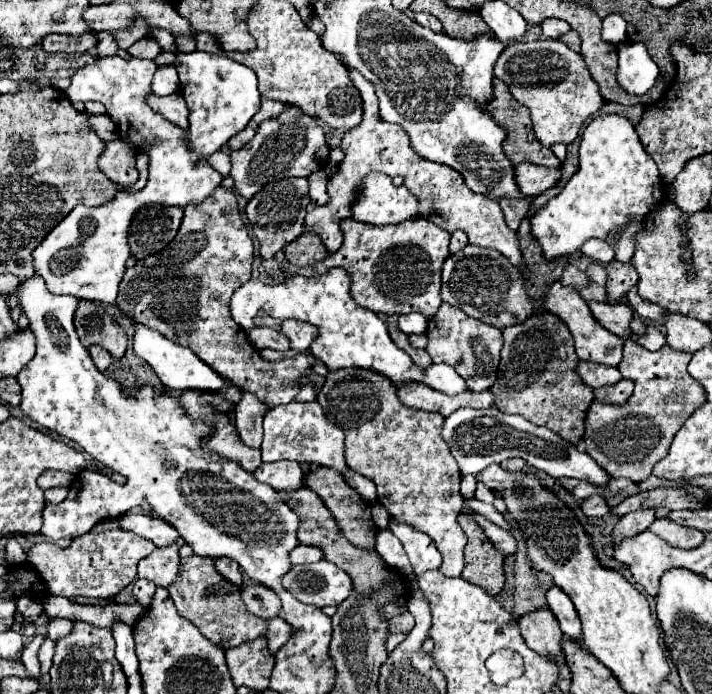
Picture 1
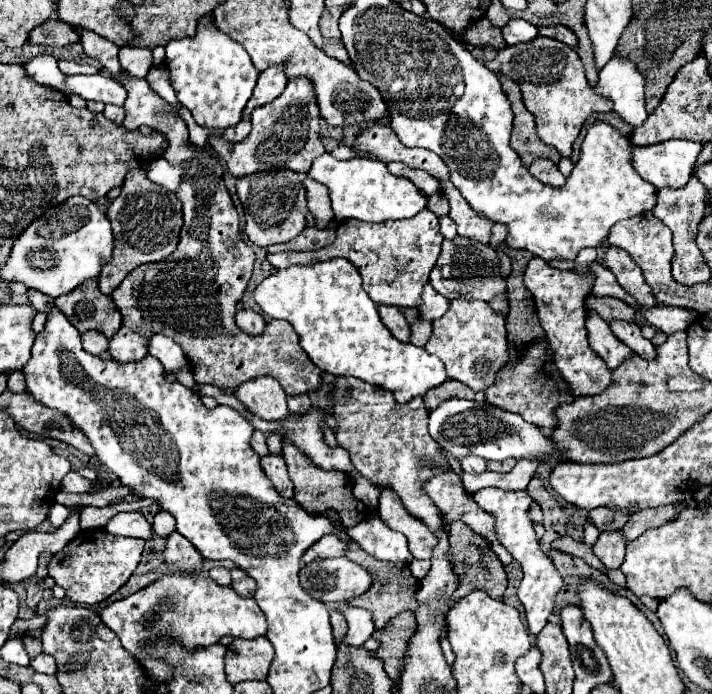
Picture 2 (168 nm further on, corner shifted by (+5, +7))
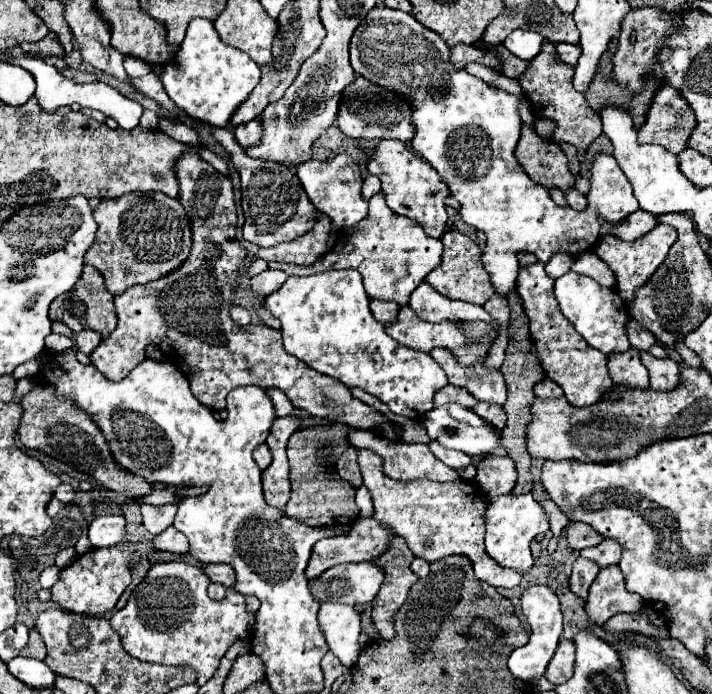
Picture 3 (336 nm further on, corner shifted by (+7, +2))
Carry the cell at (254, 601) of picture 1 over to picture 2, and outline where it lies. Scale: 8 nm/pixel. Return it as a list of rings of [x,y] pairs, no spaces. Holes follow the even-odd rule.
[[[234,568],[232,570],[232,588],[240,596],[252,596],[254,590],[256,590],[256,582],[246,572],[242,572],[240,568]]]

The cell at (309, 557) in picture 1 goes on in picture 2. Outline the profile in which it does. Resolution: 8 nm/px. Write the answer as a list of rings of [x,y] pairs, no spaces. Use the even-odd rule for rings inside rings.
[[[326,534],[322,536],[316,544],[312,544],[306,554],[302,556],[304,564],[310,564],[316,558],[336,558],[336,556],[344,556],[348,548],[348,542],[336,534]]]

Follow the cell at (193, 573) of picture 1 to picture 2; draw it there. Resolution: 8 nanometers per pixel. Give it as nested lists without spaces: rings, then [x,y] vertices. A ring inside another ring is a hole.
[[[172,532],[166,538],[164,560],[168,566],[180,570],[182,574],[198,574],[202,568],[200,552],[178,532]]]

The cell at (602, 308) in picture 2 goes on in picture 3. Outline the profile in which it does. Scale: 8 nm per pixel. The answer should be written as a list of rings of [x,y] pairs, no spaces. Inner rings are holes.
[[[634,317],[628,319],[626,335],[628,335],[632,347],[638,349],[638,351],[648,351],[656,343],[656,337],[652,333],[648,333],[644,327],[640,327],[640,323]]]

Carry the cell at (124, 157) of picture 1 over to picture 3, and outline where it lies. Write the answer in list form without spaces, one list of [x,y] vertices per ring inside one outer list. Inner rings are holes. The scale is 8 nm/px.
[[[128,193],[118,199],[104,199],[94,209],[94,219],[98,233],[84,261],[102,273],[112,295],[178,269],[190,253],[190,219],[180,201],[164,193]]]

